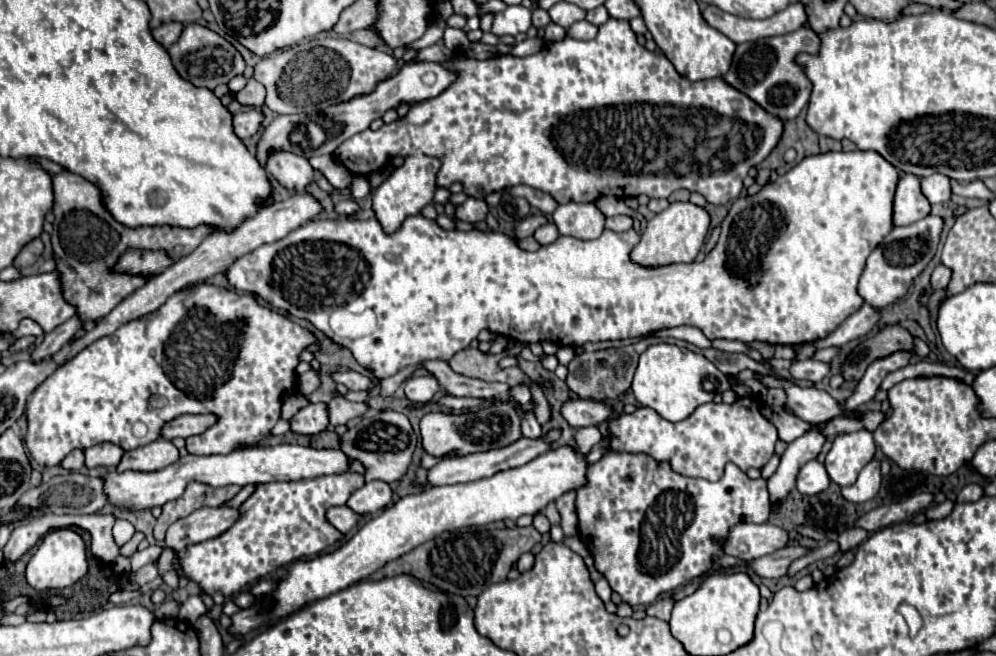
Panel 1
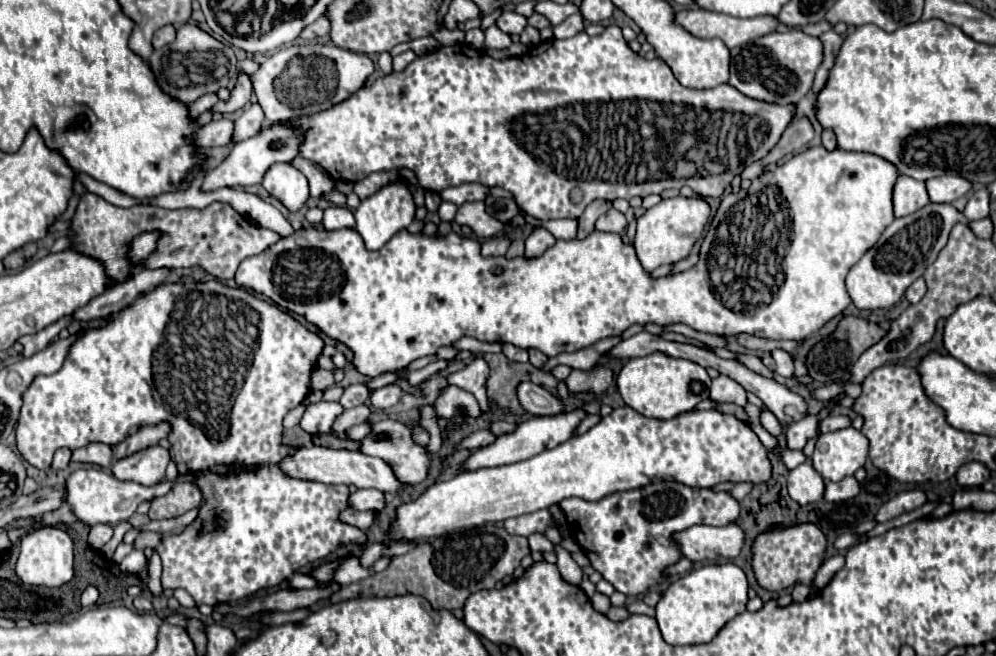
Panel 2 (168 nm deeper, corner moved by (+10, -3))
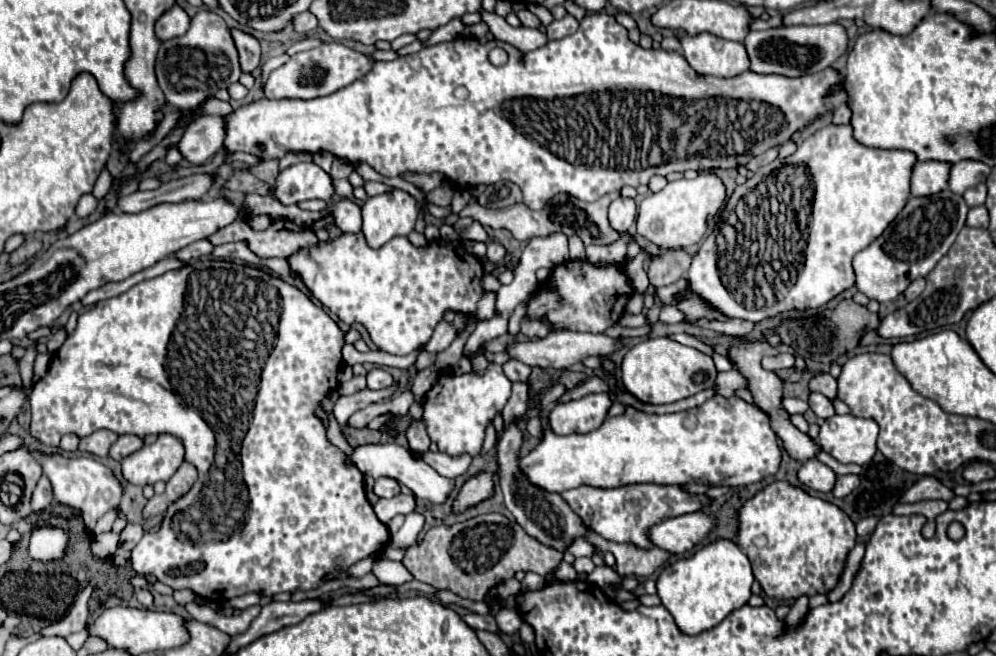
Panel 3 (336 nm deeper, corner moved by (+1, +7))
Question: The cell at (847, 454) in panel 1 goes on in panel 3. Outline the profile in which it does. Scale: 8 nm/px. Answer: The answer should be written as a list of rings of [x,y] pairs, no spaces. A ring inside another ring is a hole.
[[[852,414],[832,416],[820,426],[818,442],[824,452],[842,464],[866,464],[876,454],[878,424],[870,418],[856,418]]]

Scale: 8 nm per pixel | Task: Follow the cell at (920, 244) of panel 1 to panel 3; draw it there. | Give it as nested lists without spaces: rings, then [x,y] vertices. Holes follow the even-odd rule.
[[[950,190],[924,198],[910,198],[896,220],[870,246],[854,256],[852,266],[856,272],[856,288],[870,300],[878,302],[890,302],[900,296],[910,282],[924,278],[950,250],[966,222],[966,214],[968,206],[964,198]]]

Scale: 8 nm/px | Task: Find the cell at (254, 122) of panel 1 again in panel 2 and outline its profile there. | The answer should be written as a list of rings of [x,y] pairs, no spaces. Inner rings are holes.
[[[221,118],[219,122],[209,122],[205,126],[201,126],[195,134],[195,142],[201,148],[213,148],[213,146],[225,146],[231,142],[233,136],[233,120],[229,118]]]

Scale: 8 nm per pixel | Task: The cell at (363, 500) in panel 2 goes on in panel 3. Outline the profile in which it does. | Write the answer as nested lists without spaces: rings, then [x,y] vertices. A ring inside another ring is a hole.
[[[378,478],[374,484],[374,494],[380,498],[392,498],[396,494],[400,494],[400,484],[394,478]]]

